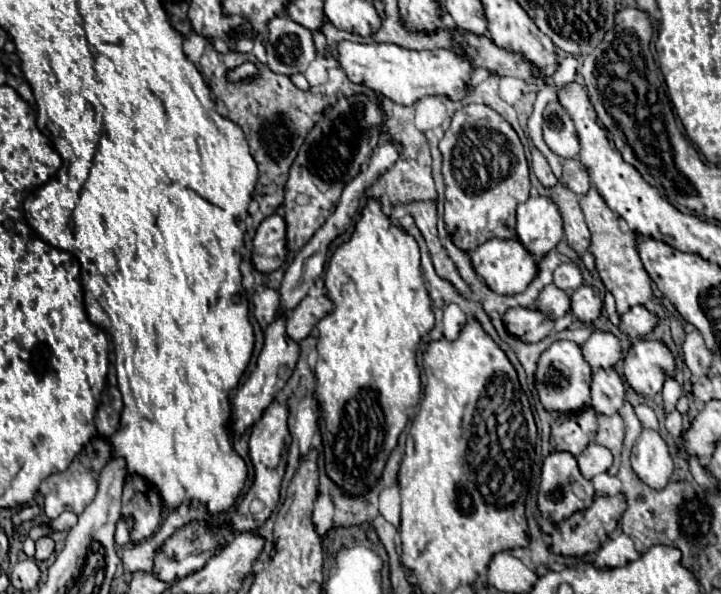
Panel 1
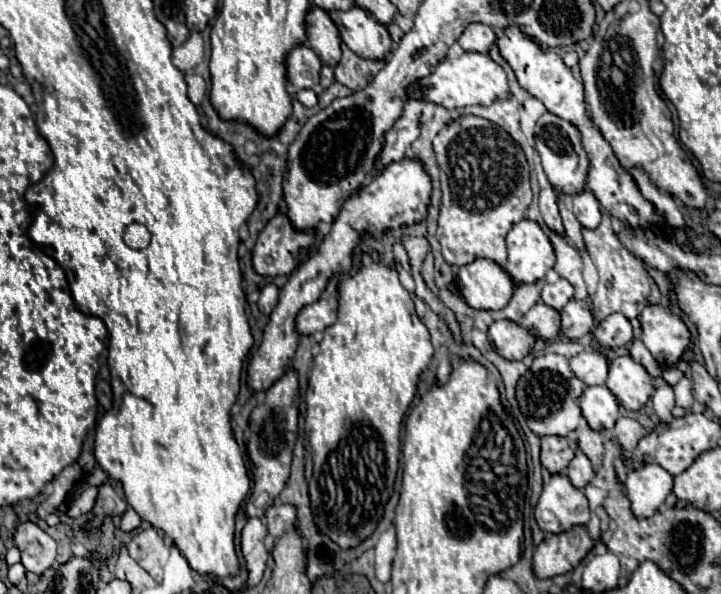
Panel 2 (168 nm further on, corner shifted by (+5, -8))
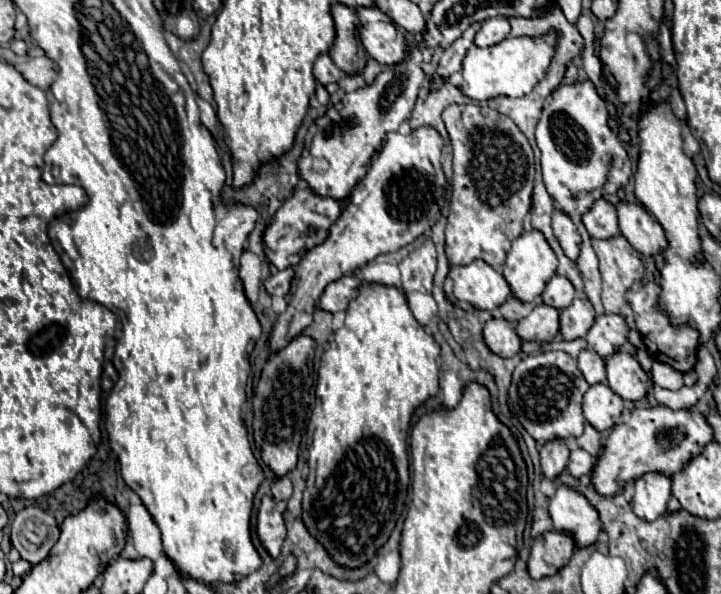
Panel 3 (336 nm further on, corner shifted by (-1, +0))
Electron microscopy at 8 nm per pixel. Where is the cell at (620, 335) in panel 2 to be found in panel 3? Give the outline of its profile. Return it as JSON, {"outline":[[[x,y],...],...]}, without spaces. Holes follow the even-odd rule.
{"outline":[[[604,313],[596,319],[596,323],[590,327],[586,341],[590,349],[594,349],[598,355],[608,357],[612,355],[620,345],[626,343],[630,333],[630,327],[624,317],[614,313]]]}

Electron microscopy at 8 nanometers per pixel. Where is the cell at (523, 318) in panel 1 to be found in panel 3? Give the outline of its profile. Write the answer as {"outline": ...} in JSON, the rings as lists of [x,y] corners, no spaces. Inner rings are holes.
{"outline":[[[500,317],[500,319],[490,319],[484,325],[484,341],[488,343],[488,347],[500,355],[500,357],[512,357],[518,355],[522,351],[522,339],[516,333],[514,323],[510,323],[508,319]]]}

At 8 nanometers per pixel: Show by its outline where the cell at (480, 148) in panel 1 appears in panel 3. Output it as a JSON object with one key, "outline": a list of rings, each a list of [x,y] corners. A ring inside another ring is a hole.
{"outline":[[[452,105],[442,113],[446,123],[452,155],[454,155],[454,175],[452,175],[452,201],[446,225],[446,257],[452,265],[468,265],[474,259],[484,259],[496,271],[502,269],[504,259],[510,251],[510,243],[520,235],[524,225],[524,215],[530,211],[532,189],[534,189],[534,151],[526,135],[518,125],[488,105]]]}

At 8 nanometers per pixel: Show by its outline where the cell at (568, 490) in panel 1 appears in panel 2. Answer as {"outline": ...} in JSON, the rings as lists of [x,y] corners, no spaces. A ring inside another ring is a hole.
{"outline":[[[550,475],[534,515],[542,531],[562,533],[574,525],[588,525],[590,505],[586,495],[576,489],[566,475]]]}

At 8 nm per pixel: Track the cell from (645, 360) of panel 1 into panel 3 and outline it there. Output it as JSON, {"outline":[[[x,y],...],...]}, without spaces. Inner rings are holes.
{"outline":[[[626,351],[616,353],[606,361],[608,371],[608,385],[614,393],[628,401],[640,401],[646,397],[648,389],[652,387],[650,377],[642,369],[642,365]]]}

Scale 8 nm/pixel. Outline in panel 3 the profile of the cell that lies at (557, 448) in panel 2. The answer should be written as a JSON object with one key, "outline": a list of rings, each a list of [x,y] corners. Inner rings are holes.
{"outline":[[[562,439],[546,441],[540,447],[540,461],[542,461],[542,475],[546,479],[556,479],[568,465],[570,451]]]}

